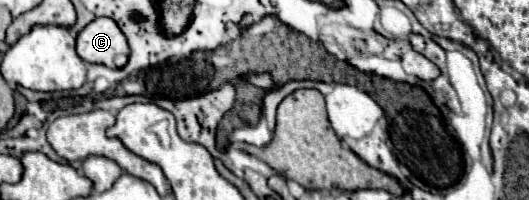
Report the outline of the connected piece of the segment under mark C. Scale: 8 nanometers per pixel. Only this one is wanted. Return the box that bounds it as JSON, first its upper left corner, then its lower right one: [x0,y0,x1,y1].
[76,18,128,68]

